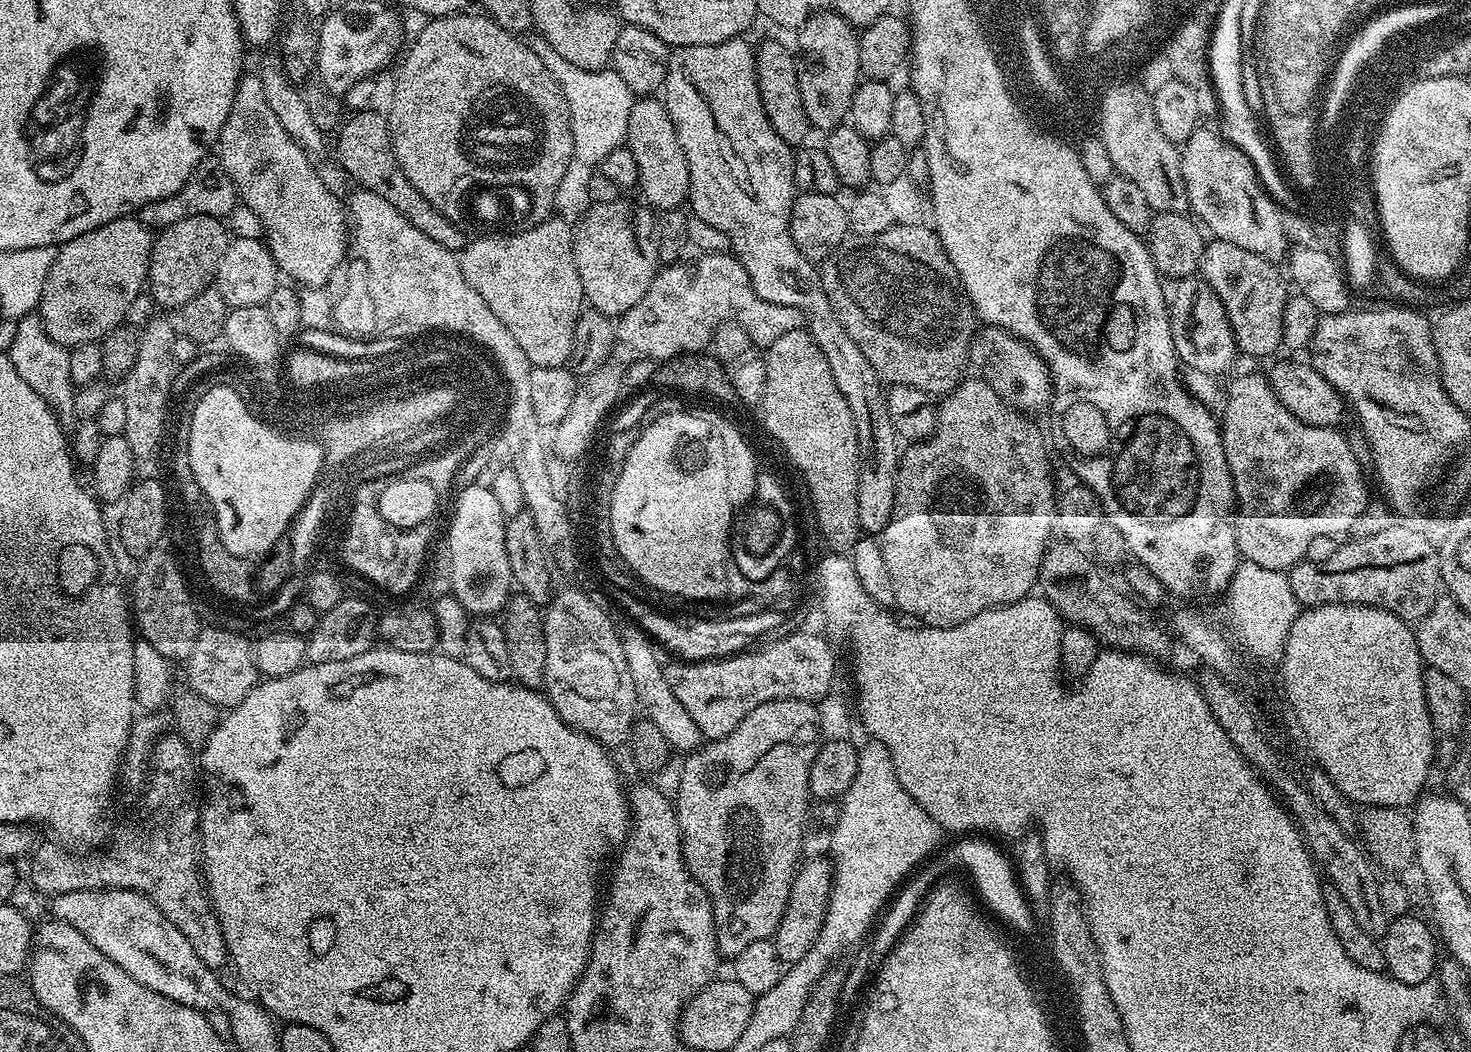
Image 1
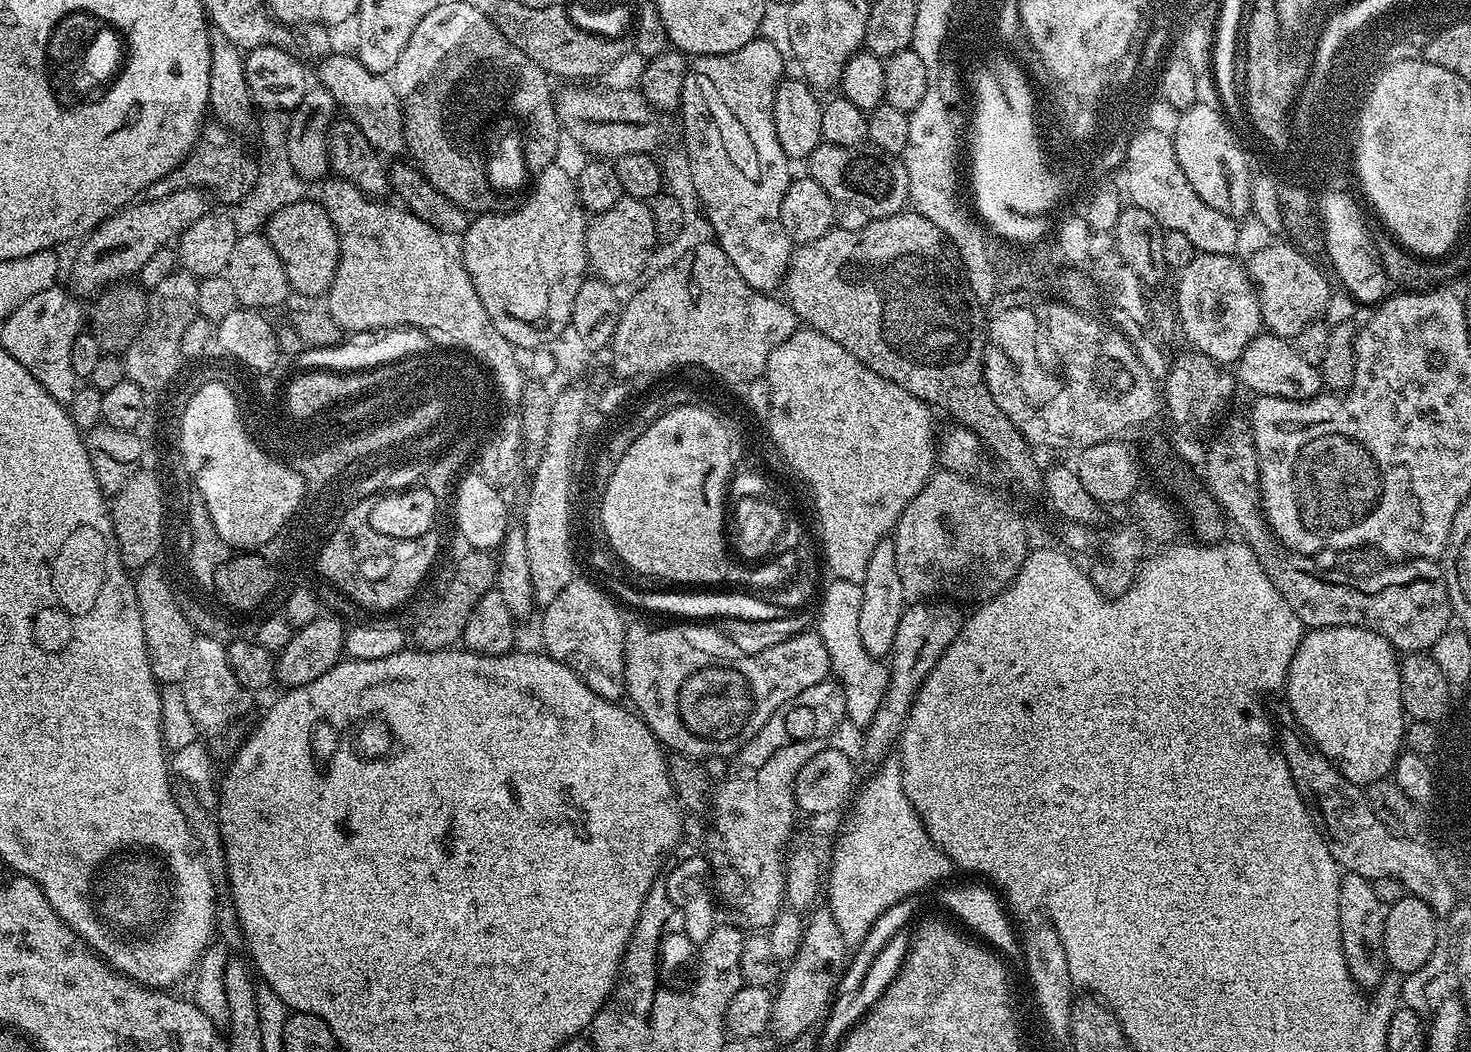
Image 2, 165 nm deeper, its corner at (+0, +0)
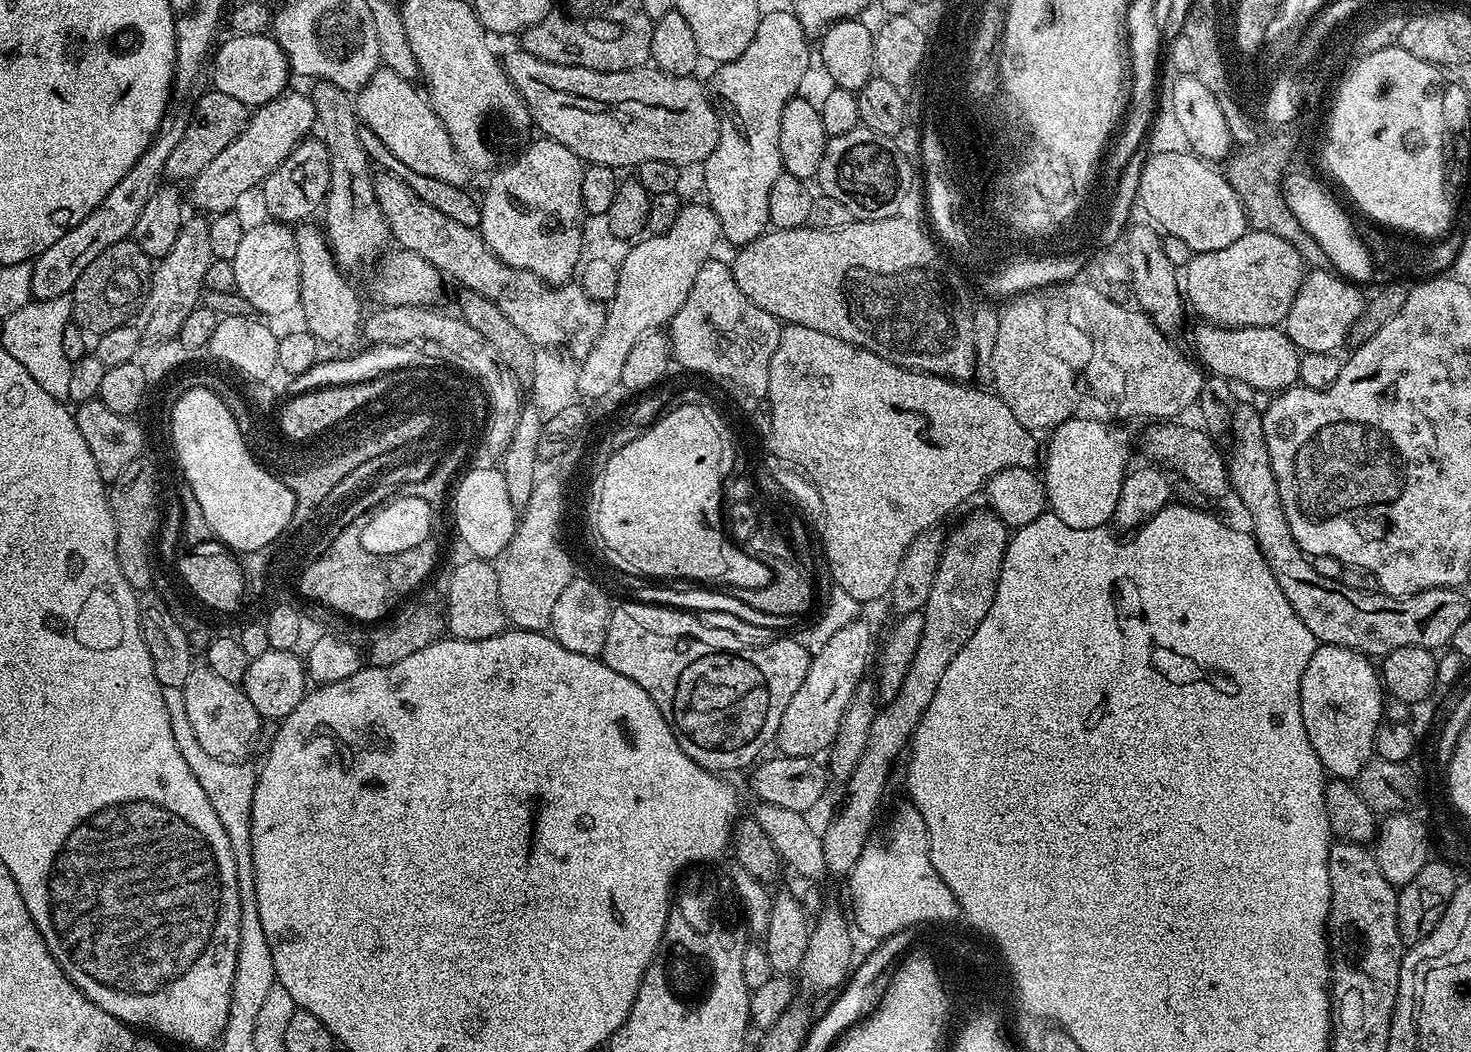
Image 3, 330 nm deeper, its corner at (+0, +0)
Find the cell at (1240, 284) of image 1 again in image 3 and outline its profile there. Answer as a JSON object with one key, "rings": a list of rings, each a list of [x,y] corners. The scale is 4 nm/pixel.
{"rings":[[[1312,270],[1304,277],[1300,284],[1298,294],[1290,306],[1288,316],[1285,318],[1282,328],[1288,333],[1290,339],[1296,343],[1301,353],[1306,352],[1336,352],[1344,344],[1344,339],[1349,339],[1350,333],[1355,329],[1356,320],[1363,314],[1366,296],[1355,283],[1351,283],[1343,276],[1332,270]]]}

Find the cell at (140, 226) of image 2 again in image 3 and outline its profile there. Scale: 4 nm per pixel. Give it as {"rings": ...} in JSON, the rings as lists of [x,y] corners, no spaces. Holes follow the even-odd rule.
{"rings":[[[289,90],[283,96],[274,98],[268,104],[255,109],[249,115],[248,125],[242,134],[218,158],[210,161],[210,166],[202,170],[190,182],[193,209],[208,214],[231,212],[235,209],[239,196],[245,190],[260,188],[264,179],[294,151],[302,141],[313,135],[316,110],[311,95]],[[200,208],[205,208],[200,209]],[[208,211],[208,212],[207,212]]]}

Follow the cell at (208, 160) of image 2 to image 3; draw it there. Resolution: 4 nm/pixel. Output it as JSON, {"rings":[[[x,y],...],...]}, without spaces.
{"rings":[[[208,90],[195,103],[196,108],[191,109],[192,121],[186,126],[185,133],[178,141],[178,146],[174,147],[170,158],[165,162],[164,176],[172,182],[181,182],[180,180],[191,182],[195,176],[202,174],[202,170],[206,170],[206,166],[210,166],[210,161],[218,158],[218,154],[222,154],[222,150],[226,150],[226,146],[230,146],[230,142],[234,142],[248,125],[250,109],[242,102],[238,102],[238,98],[230,98],[230,94]]]}

